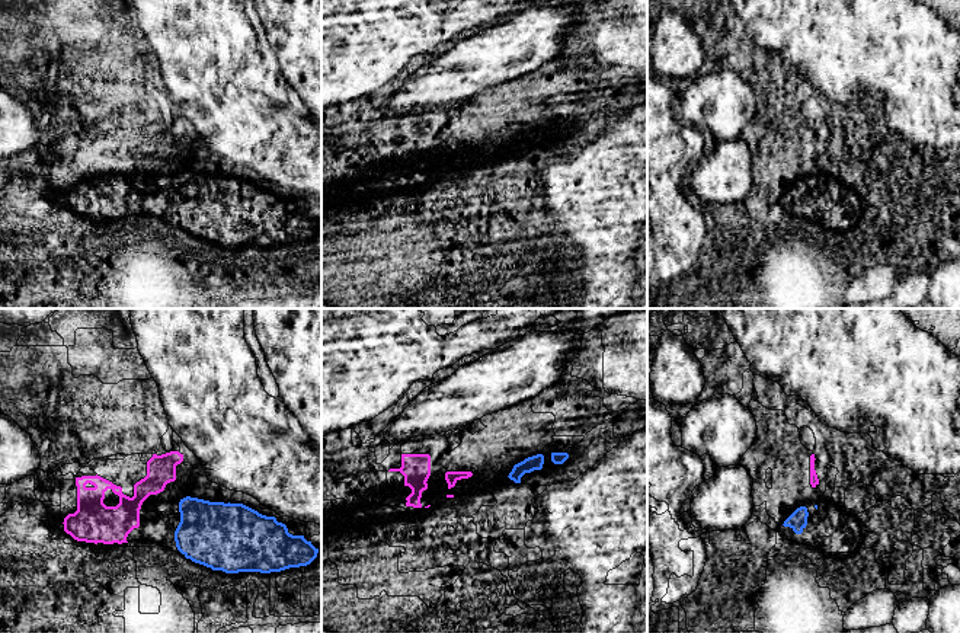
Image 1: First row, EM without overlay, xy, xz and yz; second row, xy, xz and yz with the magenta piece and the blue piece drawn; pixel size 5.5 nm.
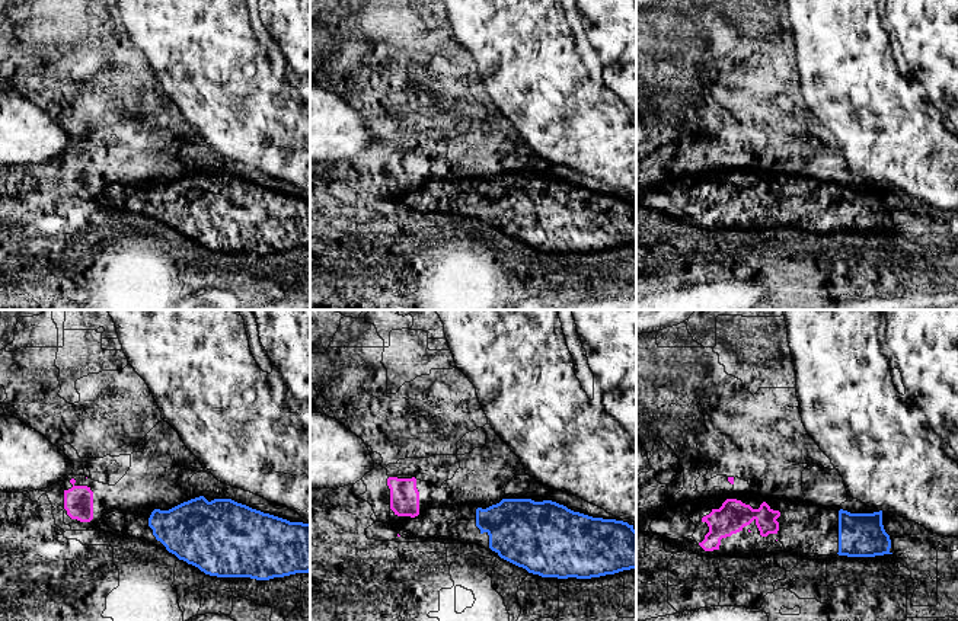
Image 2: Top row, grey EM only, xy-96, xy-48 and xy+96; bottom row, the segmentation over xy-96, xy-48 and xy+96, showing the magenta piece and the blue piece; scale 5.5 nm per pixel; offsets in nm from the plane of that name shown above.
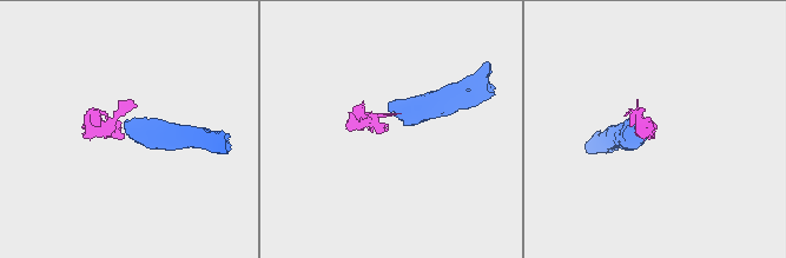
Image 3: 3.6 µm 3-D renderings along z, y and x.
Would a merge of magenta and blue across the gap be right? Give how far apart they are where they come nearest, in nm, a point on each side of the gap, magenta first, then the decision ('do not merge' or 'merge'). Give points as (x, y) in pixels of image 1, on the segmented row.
100 nm apart; from magenta across yz (815, 486), (815, 505); merge

